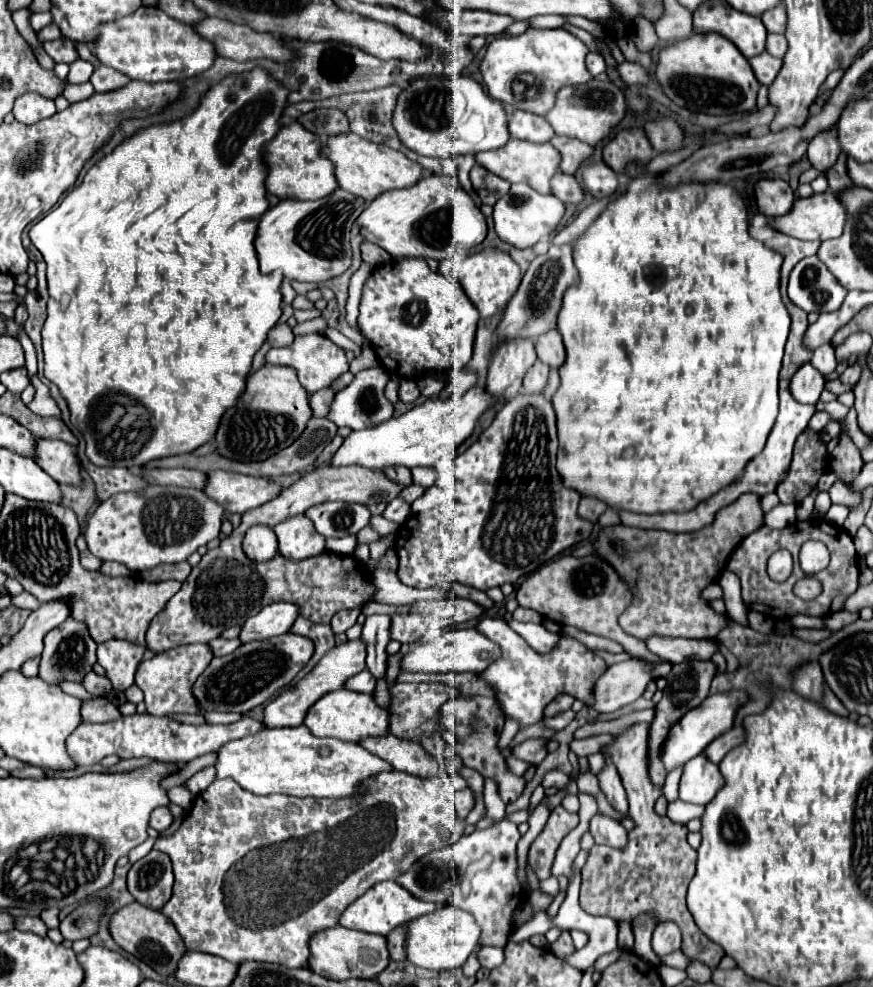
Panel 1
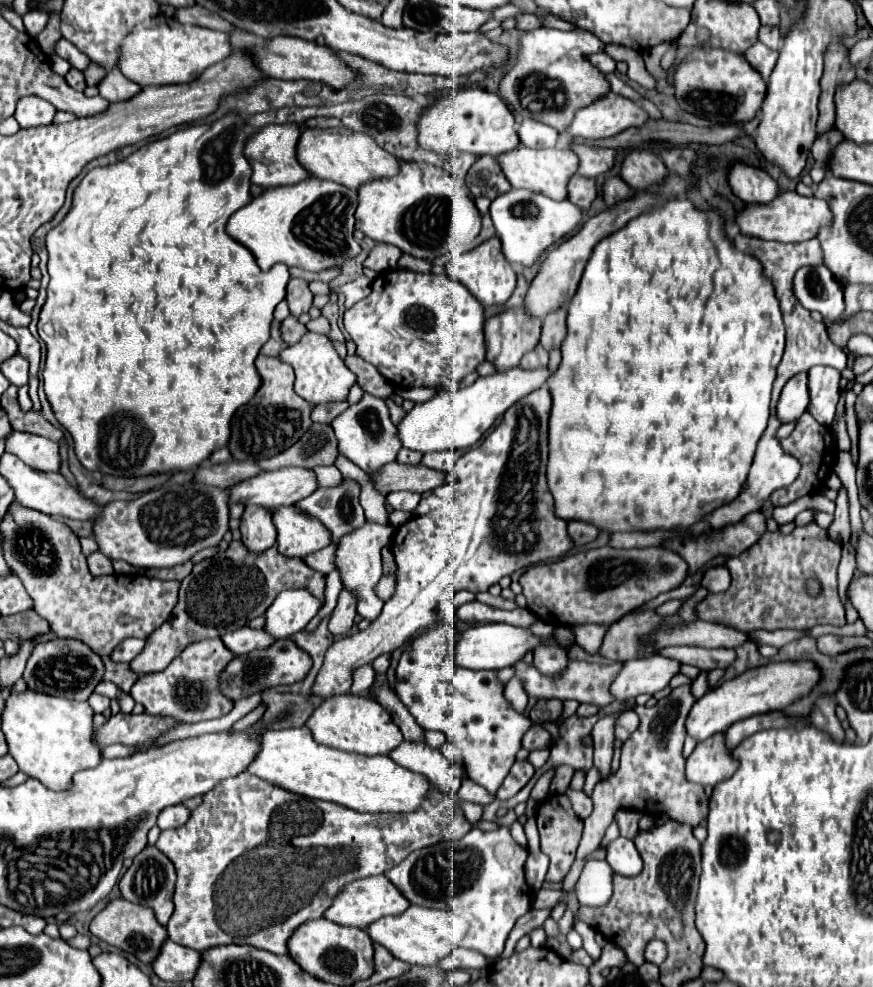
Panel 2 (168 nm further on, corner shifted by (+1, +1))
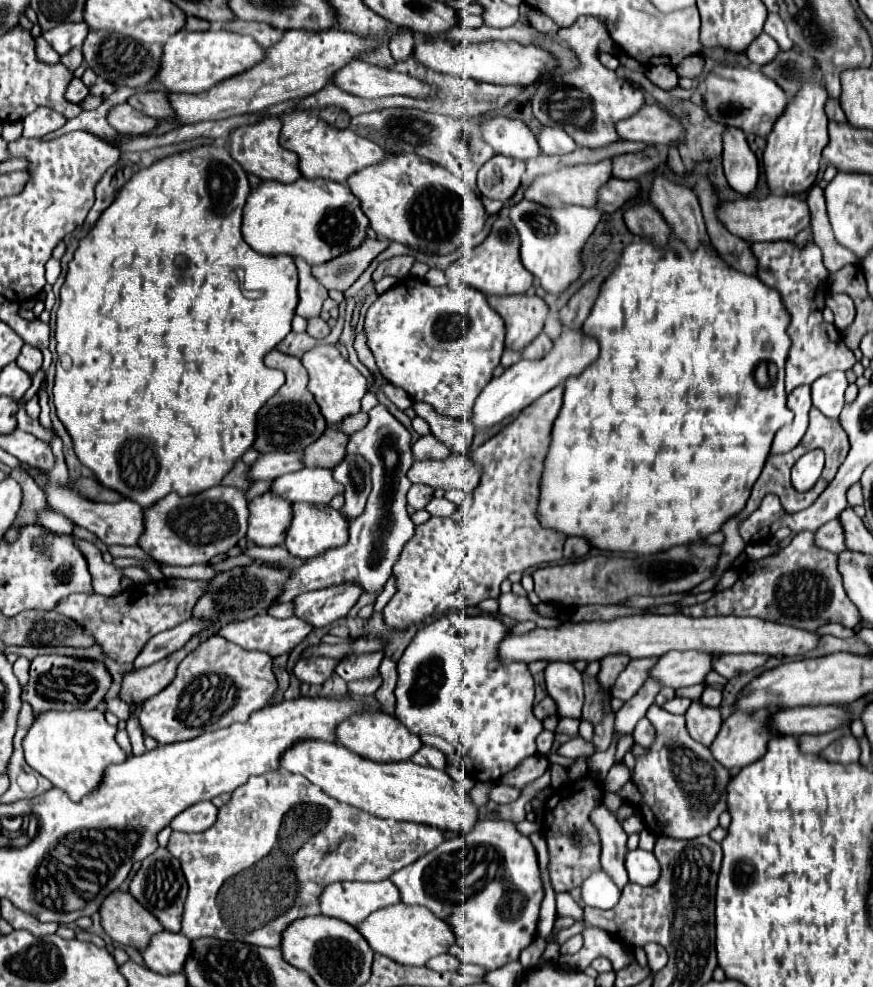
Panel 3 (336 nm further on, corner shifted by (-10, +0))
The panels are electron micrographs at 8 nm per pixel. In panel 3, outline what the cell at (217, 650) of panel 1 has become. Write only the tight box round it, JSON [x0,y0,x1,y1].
[217,613,311,657]

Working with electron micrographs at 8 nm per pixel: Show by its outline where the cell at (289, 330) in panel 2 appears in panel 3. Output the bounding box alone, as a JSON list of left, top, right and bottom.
[307,317,329,339]

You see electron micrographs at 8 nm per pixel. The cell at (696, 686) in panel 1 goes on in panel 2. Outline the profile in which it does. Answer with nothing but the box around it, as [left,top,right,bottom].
[562,686,708,892]

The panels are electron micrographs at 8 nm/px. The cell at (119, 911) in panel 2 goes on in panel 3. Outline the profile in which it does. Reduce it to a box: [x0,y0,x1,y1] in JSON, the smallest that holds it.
[101,891,163,951]

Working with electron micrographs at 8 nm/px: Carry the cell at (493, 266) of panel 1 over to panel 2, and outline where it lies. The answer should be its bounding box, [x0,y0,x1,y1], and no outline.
[446,236,516,306]

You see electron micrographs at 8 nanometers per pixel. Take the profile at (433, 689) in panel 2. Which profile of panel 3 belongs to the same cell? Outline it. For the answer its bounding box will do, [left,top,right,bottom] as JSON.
[395,613,543,781]

